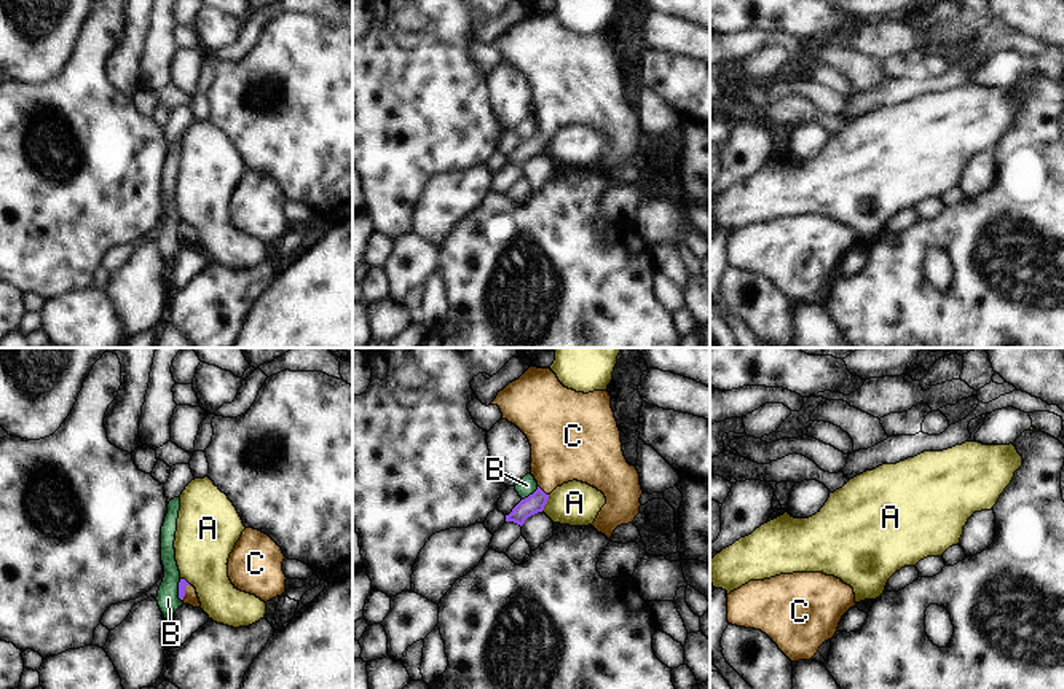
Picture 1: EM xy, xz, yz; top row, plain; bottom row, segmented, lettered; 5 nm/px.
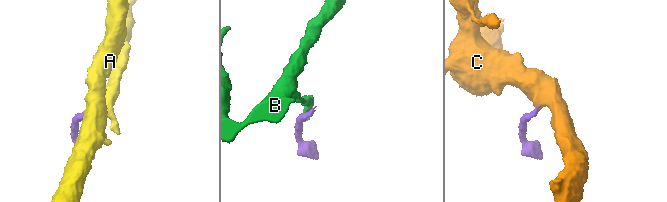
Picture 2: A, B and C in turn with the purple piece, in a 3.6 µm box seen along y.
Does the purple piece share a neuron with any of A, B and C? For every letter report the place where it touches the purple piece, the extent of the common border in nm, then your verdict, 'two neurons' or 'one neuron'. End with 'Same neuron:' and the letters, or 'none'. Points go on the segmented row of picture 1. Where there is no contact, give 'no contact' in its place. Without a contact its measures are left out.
A: xz (546, 503) | 100 nm | two neurons
B: xz (530, 495) | 110 nm | two neurons
C: xz (541, 490) | 80 nm | one neuron
Same neuron: C

